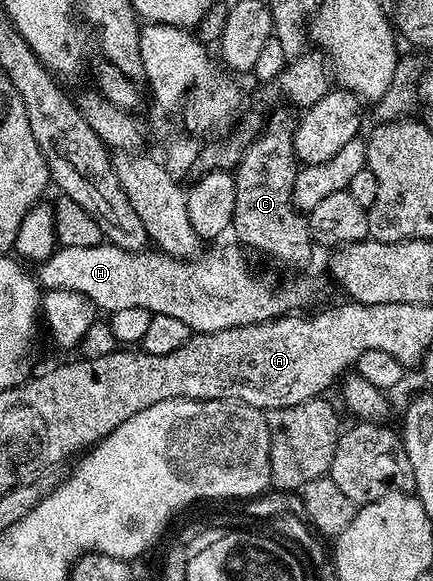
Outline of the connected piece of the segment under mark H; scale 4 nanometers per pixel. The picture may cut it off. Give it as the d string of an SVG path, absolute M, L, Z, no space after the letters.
M102 242L99 246L58 247L52 256L36 265L35 277L42 289L78 291L98 309L106 308L106 313L109 314L128 310L131 306L143 306L143 310L154 314L171 314L171 318L179 318L179 322L188 326L193 334L231 330L248 324L266 324L268 320L296 313L308 302L309 288L305 284L297 284L294 288L285 288L280 292L279 289L264 284L259 277L252 276L249 264L245 261L246 253L240 247L237 248L217 248L214 252L206 251L196 258L179 260L160 250L128 252L108 242Z

